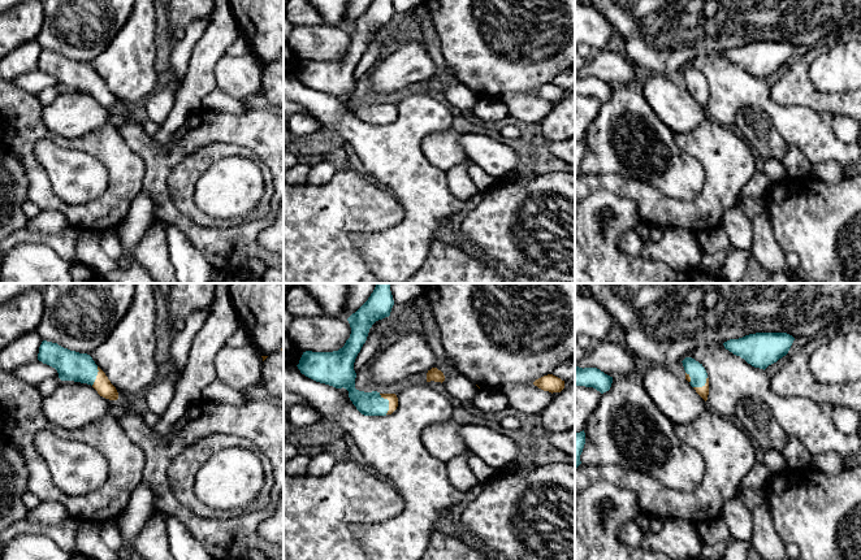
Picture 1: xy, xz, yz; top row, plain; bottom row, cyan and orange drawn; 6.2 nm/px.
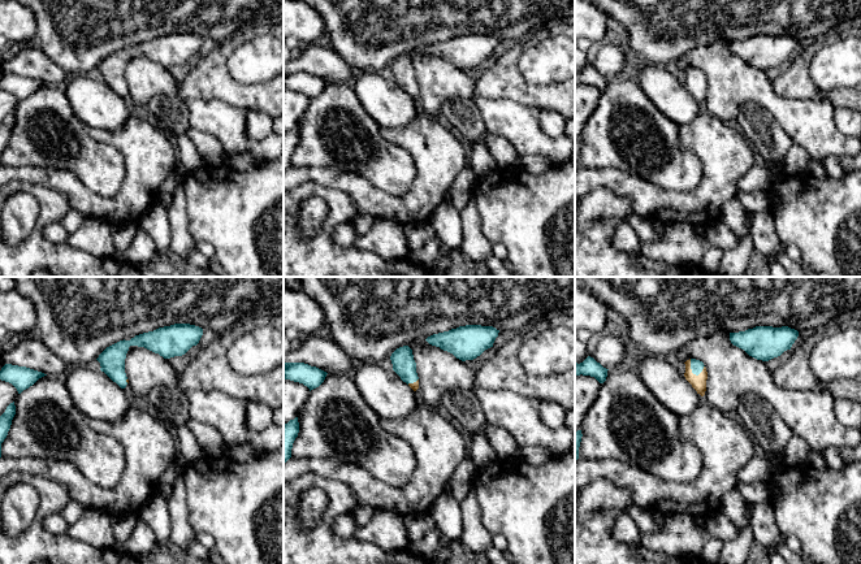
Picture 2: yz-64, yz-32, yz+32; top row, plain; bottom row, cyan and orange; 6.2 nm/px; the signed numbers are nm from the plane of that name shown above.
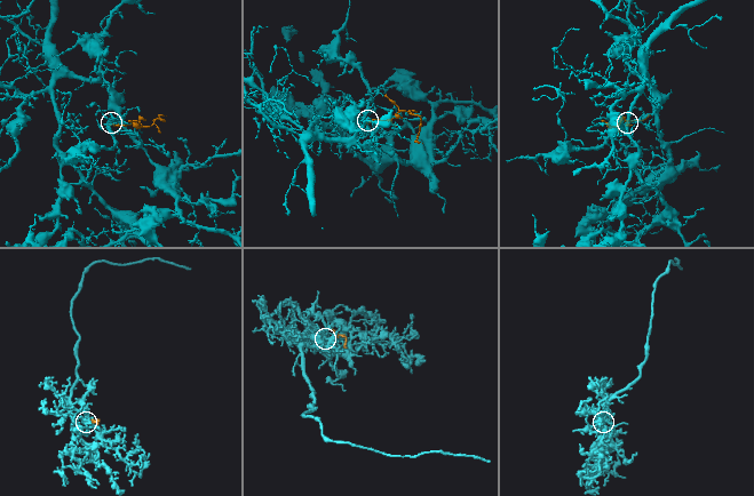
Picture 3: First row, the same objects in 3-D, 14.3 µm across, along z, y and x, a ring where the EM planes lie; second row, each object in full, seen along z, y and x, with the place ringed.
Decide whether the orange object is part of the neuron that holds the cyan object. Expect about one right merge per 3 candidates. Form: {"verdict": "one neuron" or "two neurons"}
{"verdict": "one neuron"}

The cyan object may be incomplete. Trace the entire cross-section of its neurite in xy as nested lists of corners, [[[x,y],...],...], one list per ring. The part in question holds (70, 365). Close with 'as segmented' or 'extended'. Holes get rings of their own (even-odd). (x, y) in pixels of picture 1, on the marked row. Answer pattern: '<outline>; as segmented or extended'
[[[43,340],[39,347],[38,360],[55,368],[61,381],[74,381],[91,385],[100,396],[117,400],[118,392],[105,373],[87,353],[79,353]]]; extended

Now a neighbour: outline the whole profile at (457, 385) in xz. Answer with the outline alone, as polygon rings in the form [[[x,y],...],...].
[[[424,314],[420,331],[424,334],[437,359],[436,368],[445,375],[442,383],[446,392],[460,401],[471,401],[480,388],[475,382],[463,375],[454,364],[447,361],[447,355],[440,337],[440,329],[433,316]]]

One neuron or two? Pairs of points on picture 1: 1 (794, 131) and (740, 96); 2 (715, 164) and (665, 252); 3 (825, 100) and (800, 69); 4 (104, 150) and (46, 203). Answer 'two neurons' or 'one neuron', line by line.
1: one neuron
2: two neurons
3: one neuron
4: one neuron

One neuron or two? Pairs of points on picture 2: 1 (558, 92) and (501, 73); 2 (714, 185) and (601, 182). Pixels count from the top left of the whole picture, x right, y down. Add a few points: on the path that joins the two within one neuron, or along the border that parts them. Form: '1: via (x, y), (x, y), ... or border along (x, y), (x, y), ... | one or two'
1: via (544, 92), (523, 92), (515, 87) | one
2: via (686, 202), (650, 202), (639, 190), (630, 186) | one

